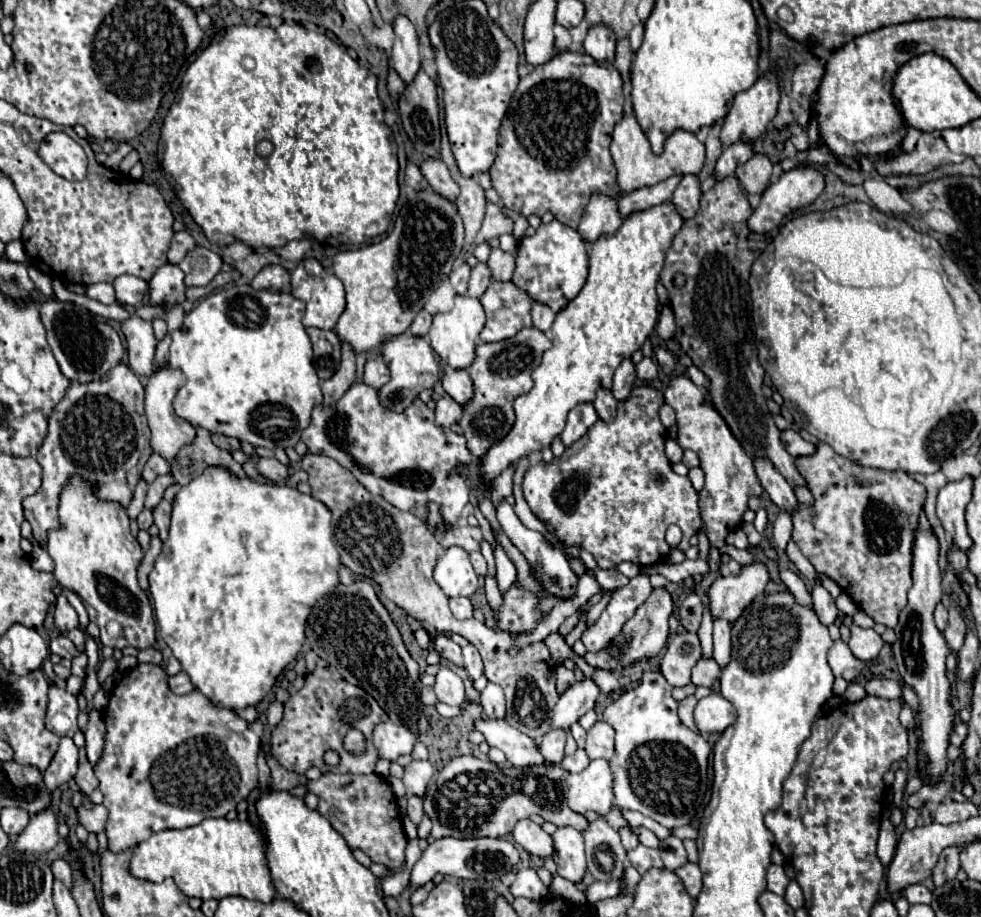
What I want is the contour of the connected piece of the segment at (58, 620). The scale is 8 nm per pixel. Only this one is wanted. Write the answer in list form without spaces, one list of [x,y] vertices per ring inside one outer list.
[[[60,593],[56,597],[56,605],[54,605],[54,625],[60,633],[66,633],[74,627],[78,627],[78,621],[76,621],[76,611],[74,607],[68,603],[68,599],[64,597],[64,593]]]

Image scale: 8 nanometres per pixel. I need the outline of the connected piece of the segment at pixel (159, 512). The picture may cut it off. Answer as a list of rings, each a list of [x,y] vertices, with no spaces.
[[[162,499],[162,503],[152,511],[154,513],[154,523],[160,529],[160,539],[166,541],[168,539],[168,521],[172,517],[172,505],[168,501]]]

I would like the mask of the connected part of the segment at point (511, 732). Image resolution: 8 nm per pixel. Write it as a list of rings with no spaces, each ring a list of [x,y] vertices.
[[[480,719],[474,725],[486,737],[486,743],[490,747],[504,751],[506,759],[514,767],[546,765],[546,759],[542,757],[536,741],[530,737],[524,737],[524,733],[520,733],[518,729],[512,729],[512,725],[508,725],[506,721]]]

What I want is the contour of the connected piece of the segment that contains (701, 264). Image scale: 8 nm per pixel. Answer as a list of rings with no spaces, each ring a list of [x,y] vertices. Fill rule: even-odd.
[[[736,177],[718,181],[708,193],[702,195],[698,213],[684,221],[672,241],[670,251],[666,253],[660,281],[668,289],[676,319],[674,339],[678,339],[682,351],[710,379],[706,401],[720,413],[748,457],[768,457],[792,487],[808,487],[796,469],[794,457],[786,453],[780,441],[780,429],[776,427],[762,393],[764,369],[758,361],[752,329],[748,277],[752,263],[766,247],[766,237],[752,235],[750,241],[746,223],[752,215],[752,207],[744,195],[746,193],[740,189]],[[676,273],[686,277],[684,287],[674,285]]]

